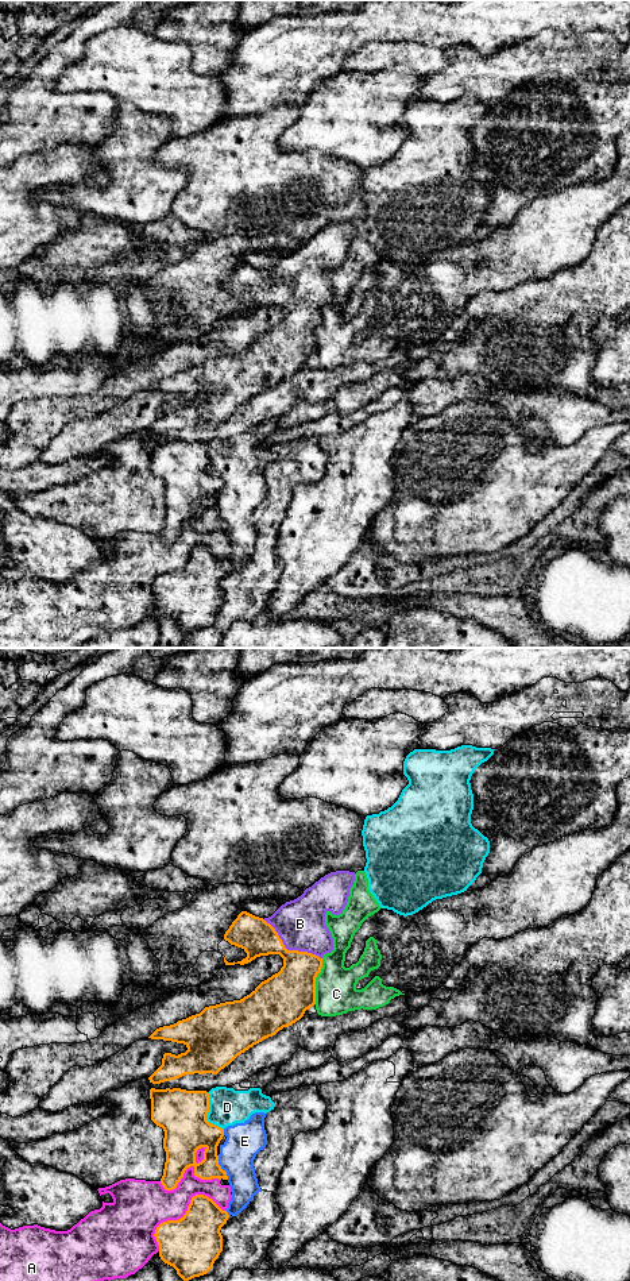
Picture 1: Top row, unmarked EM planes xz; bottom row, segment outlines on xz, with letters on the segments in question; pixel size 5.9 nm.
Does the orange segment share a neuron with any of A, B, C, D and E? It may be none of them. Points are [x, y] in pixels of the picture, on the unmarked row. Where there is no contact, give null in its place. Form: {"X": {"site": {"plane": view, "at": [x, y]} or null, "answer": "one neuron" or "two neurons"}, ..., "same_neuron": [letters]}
{"A": {"site": {"plane": "xz", "at": [185, 566]}, "answer": "two neurons"}, "B": {"site": {"plane": "xz", "at": [289, 303]}, "answer": "one neuron"}, "C": {"site": {"plane": "xz", "at": [314, 334]}, "answer": "two neurons"}, "D": {"site": {"plane": "xz", "at": [207, 466]}, "answer": "two neurons"}, "E": {"site": {"plane": "xz", "at": [220, 520]}, "answer": "two neurons"}, "same_neuron": ["B"]}

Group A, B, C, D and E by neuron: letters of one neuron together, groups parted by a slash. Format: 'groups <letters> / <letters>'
groups A / B / C / D E

